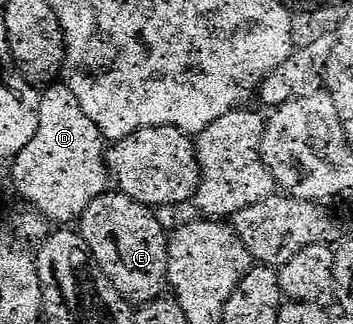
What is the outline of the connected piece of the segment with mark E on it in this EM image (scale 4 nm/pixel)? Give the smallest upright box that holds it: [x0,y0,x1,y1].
[77,190,168,306]

